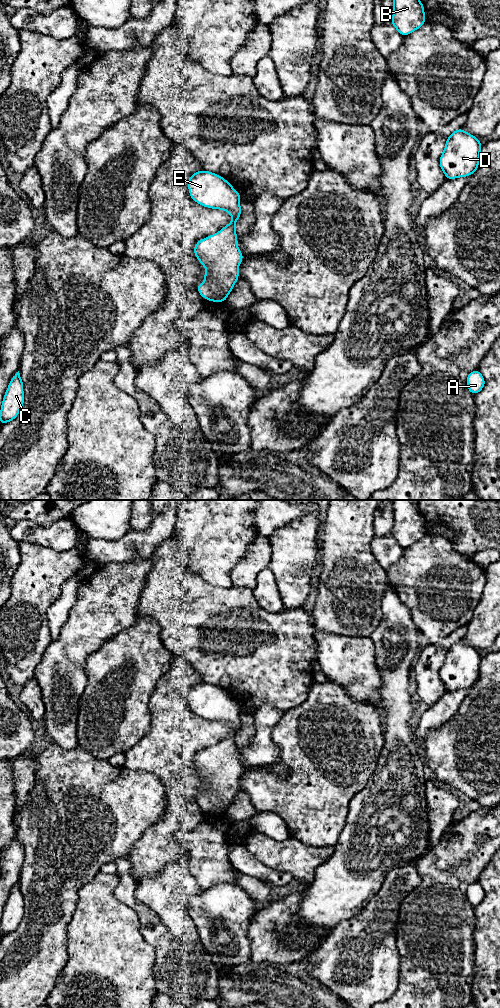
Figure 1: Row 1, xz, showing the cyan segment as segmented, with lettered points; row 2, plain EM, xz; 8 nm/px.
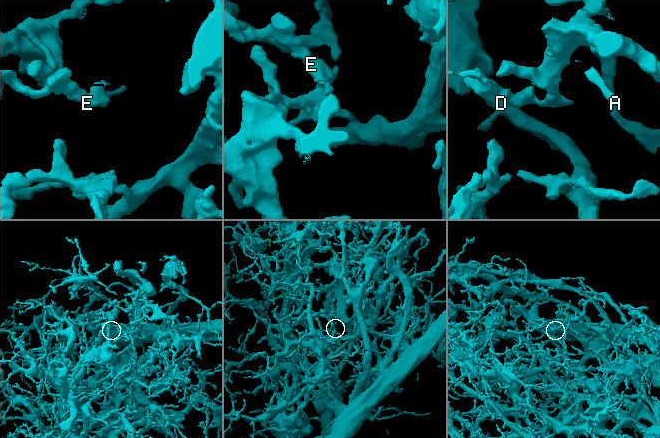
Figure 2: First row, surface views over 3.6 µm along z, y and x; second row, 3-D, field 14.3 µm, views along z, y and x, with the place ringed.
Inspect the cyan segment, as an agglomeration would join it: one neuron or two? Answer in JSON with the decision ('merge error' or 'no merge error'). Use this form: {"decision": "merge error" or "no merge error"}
{"decision": "no merge error"}

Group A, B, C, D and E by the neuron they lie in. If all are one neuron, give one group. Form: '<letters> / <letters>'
A B C D E

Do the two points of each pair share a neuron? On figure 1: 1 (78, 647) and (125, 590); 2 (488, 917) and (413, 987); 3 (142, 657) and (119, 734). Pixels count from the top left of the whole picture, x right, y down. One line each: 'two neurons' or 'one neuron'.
1: one neuron
2: two neurons
3: one neuron

